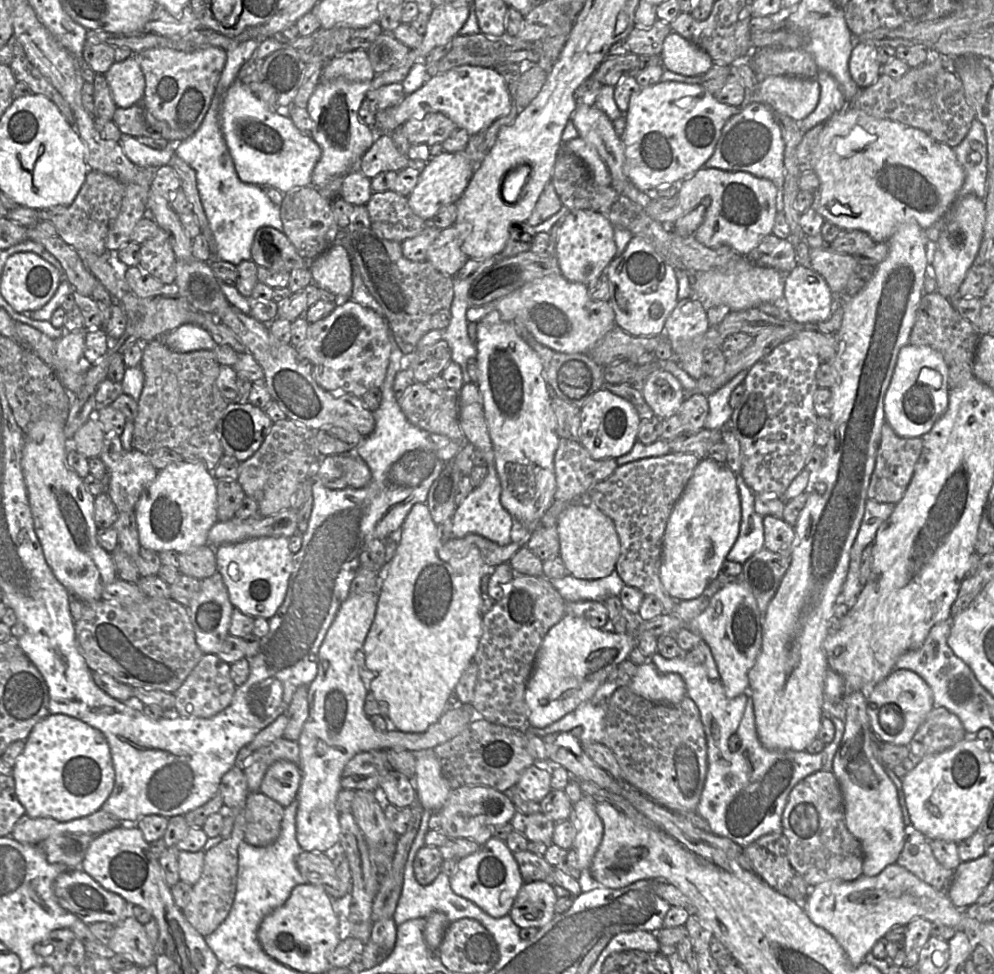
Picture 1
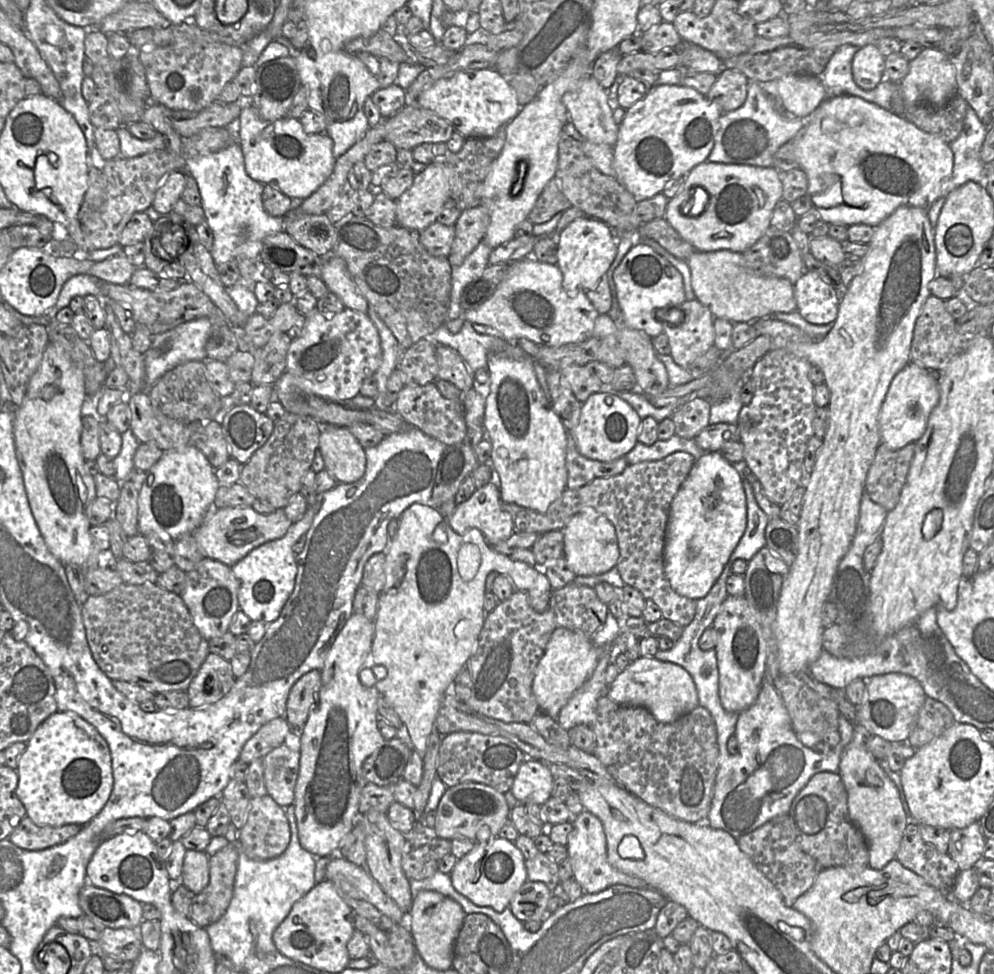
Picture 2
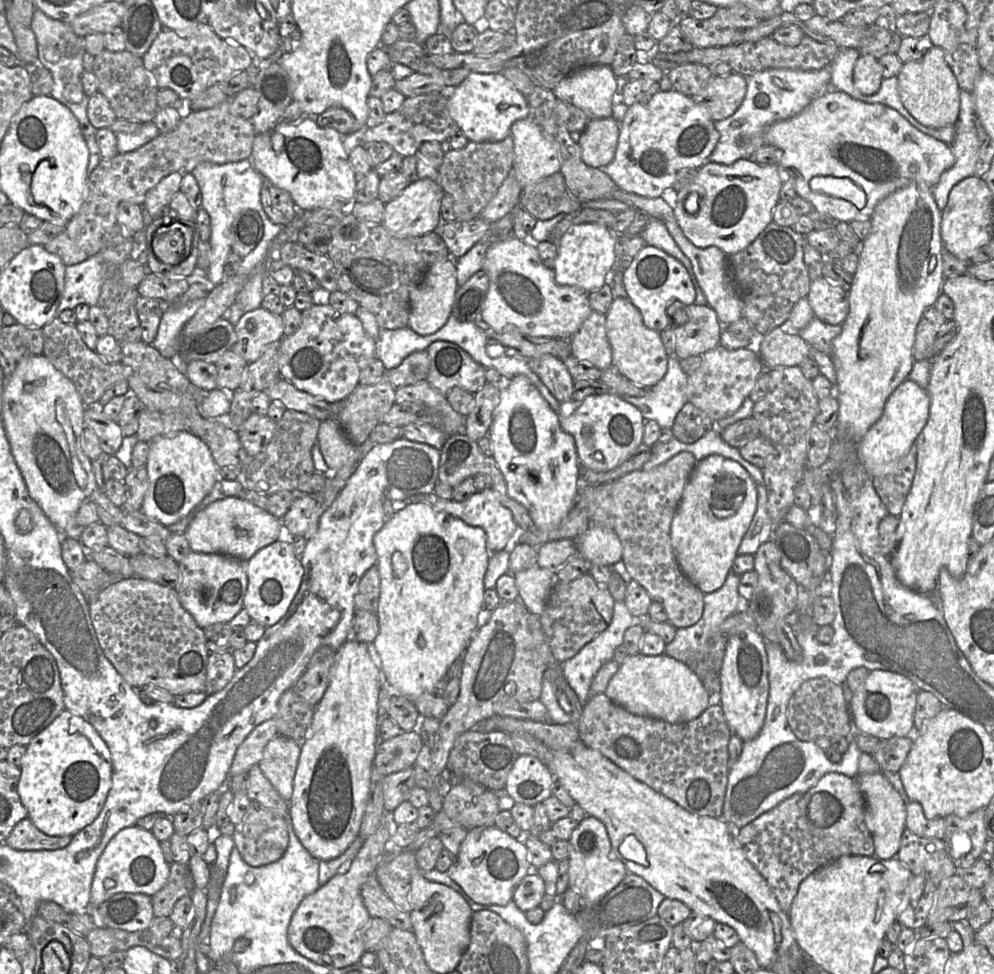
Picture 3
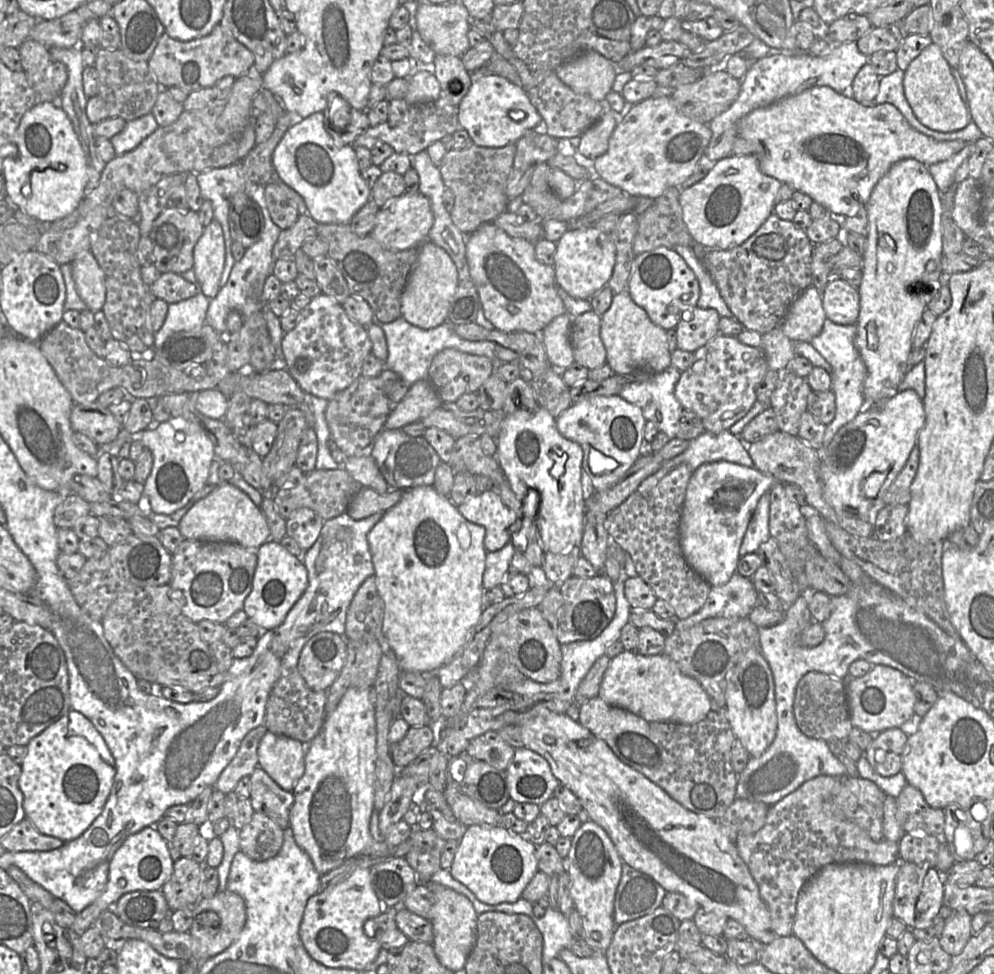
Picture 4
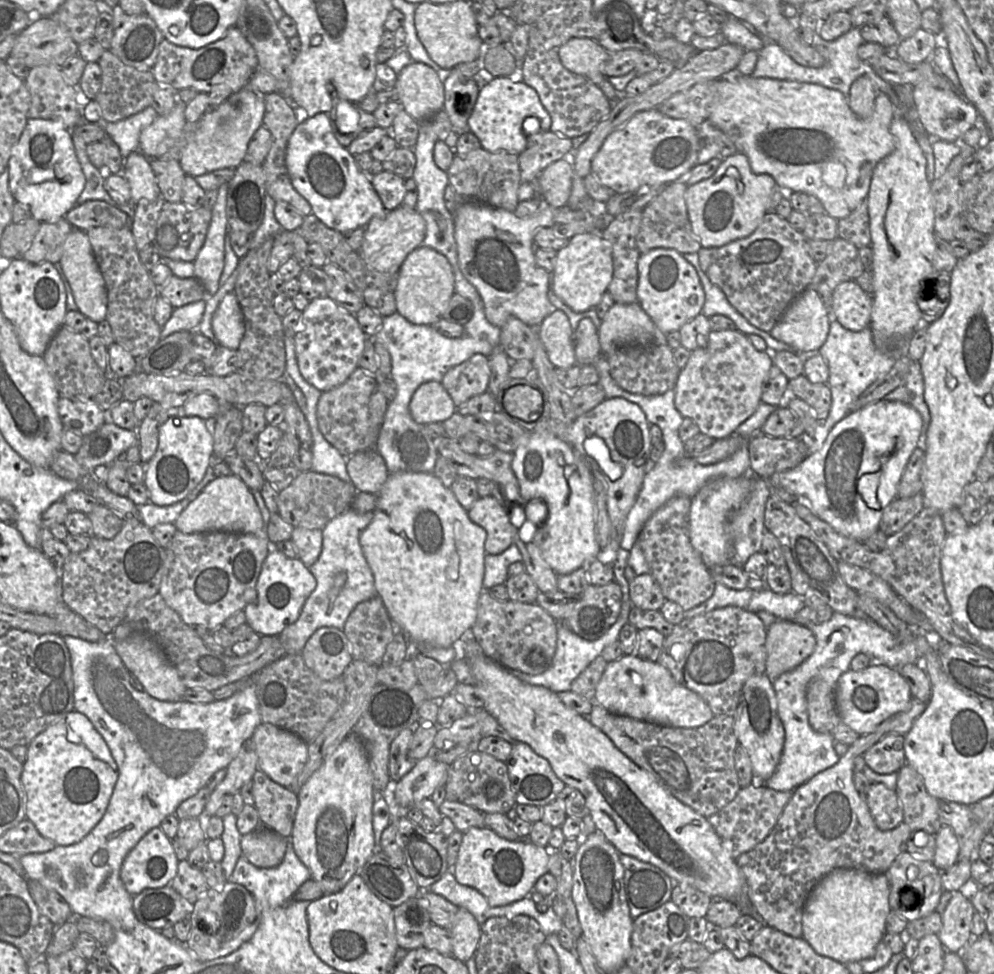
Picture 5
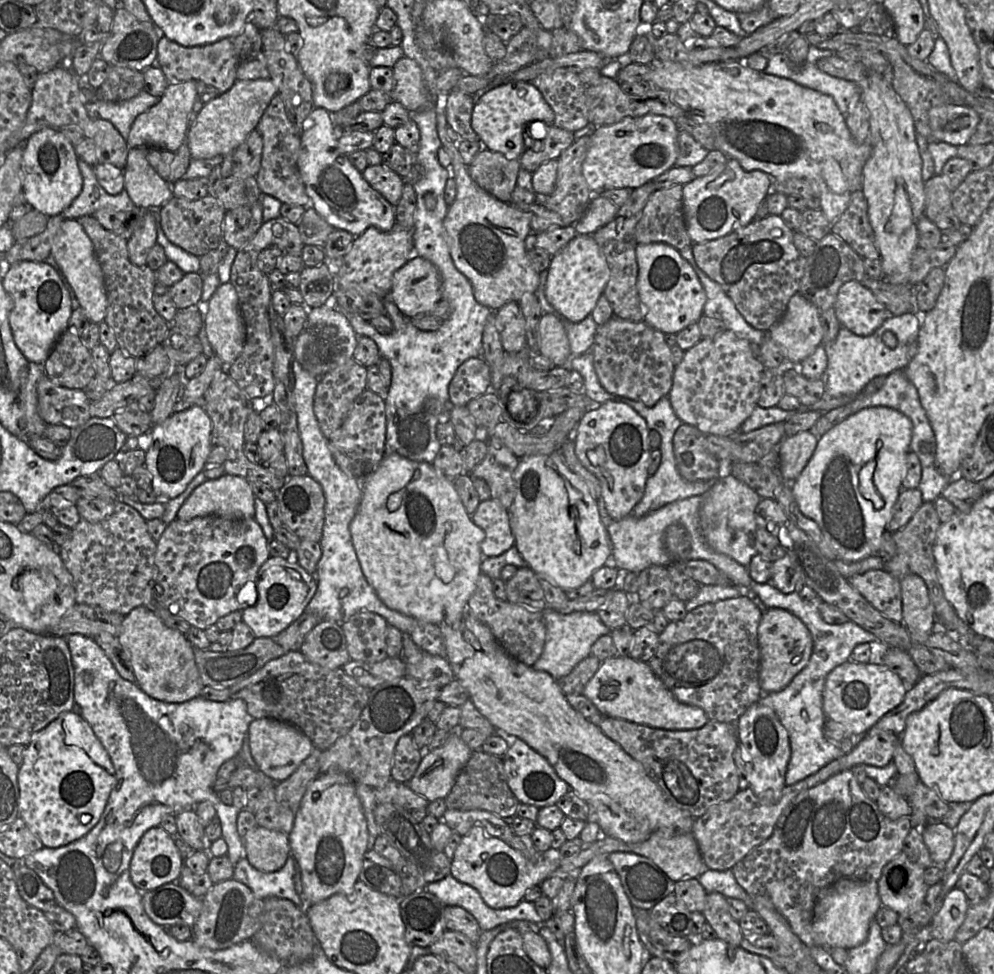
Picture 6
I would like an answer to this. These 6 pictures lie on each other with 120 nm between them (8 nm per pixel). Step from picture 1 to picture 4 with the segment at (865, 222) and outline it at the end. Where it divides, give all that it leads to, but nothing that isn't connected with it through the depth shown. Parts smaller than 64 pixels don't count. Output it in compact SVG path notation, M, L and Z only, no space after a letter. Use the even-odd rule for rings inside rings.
M829 86L811 87L754 109L737 122L737 132L738 137L754 144L762 173L791 186L794 191L809 195L841 223L843 218L865 206L876 183L894 163L913 158L930 166L951 158L967 144L963 140L935 140L914 129L893 104L865 106Z

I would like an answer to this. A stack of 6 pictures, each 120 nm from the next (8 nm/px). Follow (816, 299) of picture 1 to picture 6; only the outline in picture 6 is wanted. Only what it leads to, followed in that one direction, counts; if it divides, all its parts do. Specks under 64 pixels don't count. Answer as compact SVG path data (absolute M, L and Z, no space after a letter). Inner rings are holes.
M855 280L839 288L834 309L840 324L860 336L872 334L891 315L870 289Z

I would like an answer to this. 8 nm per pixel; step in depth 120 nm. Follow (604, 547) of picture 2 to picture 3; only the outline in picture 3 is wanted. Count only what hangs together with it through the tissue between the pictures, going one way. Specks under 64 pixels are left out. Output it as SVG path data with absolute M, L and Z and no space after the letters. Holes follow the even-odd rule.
M592 524L576 538L577 554L588 563L612 566L622 559L622 545L617 534L606 527Z

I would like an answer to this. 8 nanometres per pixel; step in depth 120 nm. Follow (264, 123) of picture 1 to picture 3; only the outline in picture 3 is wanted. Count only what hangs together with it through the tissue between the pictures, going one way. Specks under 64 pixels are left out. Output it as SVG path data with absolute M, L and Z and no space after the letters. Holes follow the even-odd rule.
M311 116L290 124L277 123L272 129L256 134L250 159L264 179L290 194L299 211L344 208L355 202L356 175L344 148L343 136L334 129L320 128Z

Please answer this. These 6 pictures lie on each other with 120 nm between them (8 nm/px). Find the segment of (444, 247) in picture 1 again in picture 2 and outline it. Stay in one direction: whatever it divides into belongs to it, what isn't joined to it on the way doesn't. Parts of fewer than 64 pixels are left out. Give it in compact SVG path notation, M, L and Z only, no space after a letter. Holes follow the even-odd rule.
M483 206L463 210L454 225L455 238L447 259L452 267L460 266L484 239L490 223L488 209Z

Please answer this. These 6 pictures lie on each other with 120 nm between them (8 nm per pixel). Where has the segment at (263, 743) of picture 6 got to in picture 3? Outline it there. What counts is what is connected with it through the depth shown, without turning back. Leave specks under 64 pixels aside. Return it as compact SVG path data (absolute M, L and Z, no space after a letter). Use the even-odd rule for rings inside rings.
M277 735L265 746L258 766L280 796L289 801L300 755L300 744Z

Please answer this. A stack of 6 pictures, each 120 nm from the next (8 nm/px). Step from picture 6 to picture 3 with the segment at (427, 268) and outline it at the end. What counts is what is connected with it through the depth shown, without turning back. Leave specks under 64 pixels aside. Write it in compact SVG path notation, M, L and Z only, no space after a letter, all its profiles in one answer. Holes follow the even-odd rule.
M446 259L432 264L421 283L411 292L408 327L422 336L433 334L442 328L451 315L457 289L454 261Z

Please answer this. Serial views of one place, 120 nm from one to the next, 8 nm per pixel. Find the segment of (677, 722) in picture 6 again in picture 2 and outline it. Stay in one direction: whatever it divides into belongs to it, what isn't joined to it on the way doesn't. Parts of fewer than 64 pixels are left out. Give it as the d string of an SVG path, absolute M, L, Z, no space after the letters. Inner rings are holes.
M641 656L630 662L610 684L607 696L618 704L644 707L662 723L673 722L699 705L691 675L678 664L660 661L654 657Z

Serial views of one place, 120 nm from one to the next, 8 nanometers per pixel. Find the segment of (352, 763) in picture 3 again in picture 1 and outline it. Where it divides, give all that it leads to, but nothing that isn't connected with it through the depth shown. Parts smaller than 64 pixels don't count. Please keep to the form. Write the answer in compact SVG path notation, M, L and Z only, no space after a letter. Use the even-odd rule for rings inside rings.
M379 590L350 594L341 604L318 651L318 673L308 686L309 716L299 739L301 783L298 790L296 839L305 852L330 854L340 846L340 813L336 799L345 765L355 755L372 750L420 751L435 749L460 734L477 716L472 704L446 709L440 719L422 733L377 731L364 711L367 689L356 660L373 623Z

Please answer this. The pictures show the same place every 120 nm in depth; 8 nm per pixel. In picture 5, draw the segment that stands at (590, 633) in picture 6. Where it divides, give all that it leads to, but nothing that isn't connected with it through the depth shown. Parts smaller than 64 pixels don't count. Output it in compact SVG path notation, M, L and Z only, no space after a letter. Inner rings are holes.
M619 548L615 561L612 564L613 573L614 573L614 581L619 584L621 591L623 593L622 597L622 605L621 611L616 622L597 640L589 641L581 638L580 636L573 633L566 626L558 624L557 627L557 645L554 657L552 659L551 665L549 668L541 674L538 675L529 675L518 670L509 670L513 675L515 675L520 680L536 686L543 686L548 688L556 693L562 691L570 690L570 686L574 679L578 677L578 675L586 669L586 667L596 658L598 657L603 649L609 644L615 642L619 638L619 633L621 628L629 623L628 617L629 612L633 606L632 601L629 596L629 582L626 580L624 576L624 570L627 566L627 559L629 556L629 551Z

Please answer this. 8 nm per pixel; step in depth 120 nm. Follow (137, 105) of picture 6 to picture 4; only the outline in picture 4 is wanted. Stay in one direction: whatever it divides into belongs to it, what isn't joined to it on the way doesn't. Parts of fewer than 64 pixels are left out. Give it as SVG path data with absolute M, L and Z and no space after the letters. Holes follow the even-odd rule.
M152 113L127 121L123 130L110 139L116 156L134 150L158 127Z

